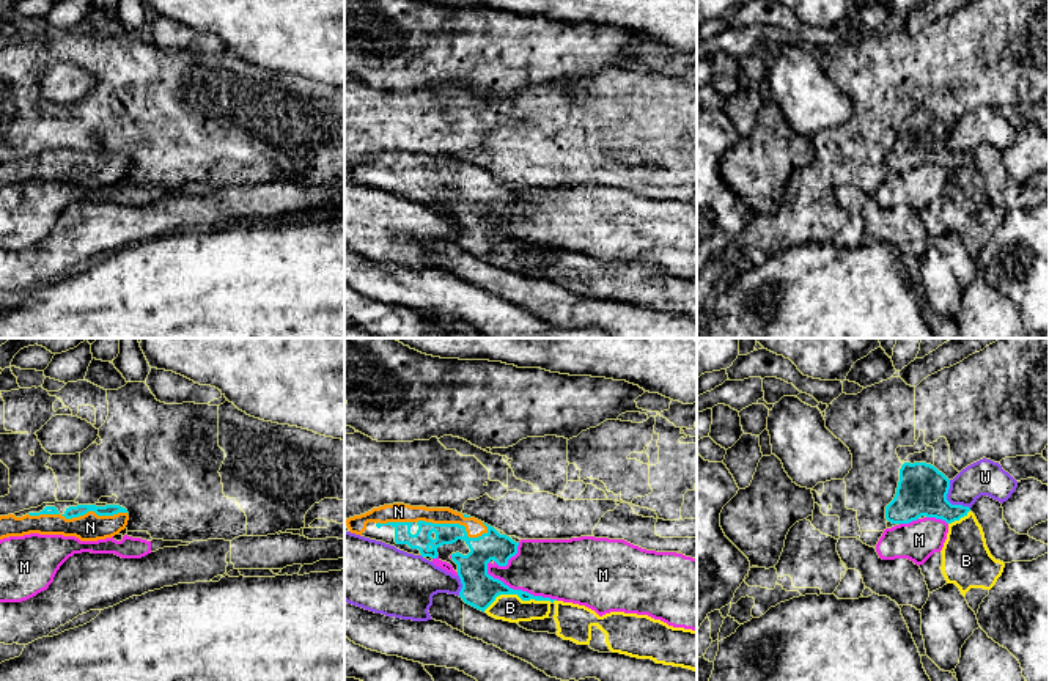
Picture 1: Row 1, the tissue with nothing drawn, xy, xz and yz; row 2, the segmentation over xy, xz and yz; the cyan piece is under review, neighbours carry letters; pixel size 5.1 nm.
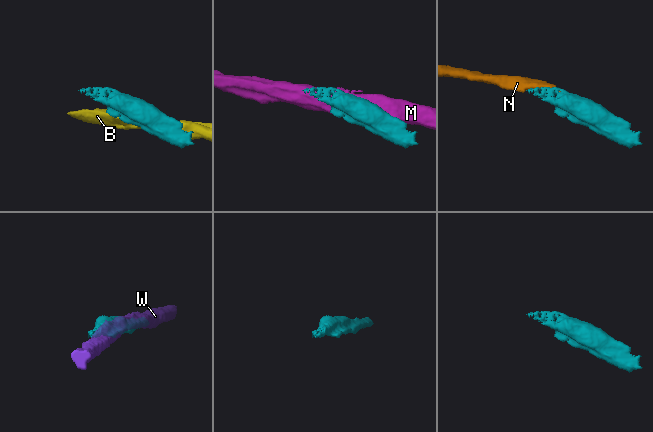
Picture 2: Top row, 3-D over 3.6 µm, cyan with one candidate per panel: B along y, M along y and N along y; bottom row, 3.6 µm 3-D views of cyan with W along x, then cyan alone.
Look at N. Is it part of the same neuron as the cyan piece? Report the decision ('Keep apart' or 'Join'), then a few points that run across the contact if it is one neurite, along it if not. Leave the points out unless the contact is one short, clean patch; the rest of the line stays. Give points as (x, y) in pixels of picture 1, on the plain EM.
Join

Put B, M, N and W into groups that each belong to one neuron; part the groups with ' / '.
B / M / N / W

